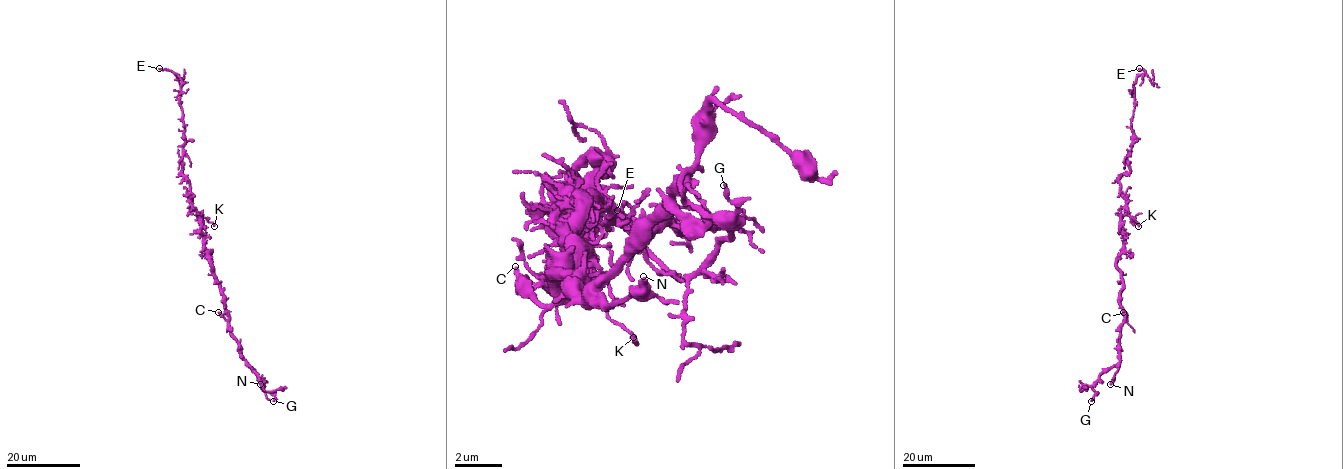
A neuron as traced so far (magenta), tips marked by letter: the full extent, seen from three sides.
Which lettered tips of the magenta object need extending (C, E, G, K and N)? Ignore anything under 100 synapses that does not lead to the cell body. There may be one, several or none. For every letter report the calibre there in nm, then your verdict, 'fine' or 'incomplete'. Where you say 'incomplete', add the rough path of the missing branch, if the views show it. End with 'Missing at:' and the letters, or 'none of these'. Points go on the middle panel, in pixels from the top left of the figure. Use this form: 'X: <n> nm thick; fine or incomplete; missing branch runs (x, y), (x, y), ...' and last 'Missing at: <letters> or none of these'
C: 240 nm thick; fine
E: 200 nm thick; incomplete; missing branch runs (617, 210), (524, 161), (507, 137), (459, 260)
G: 120 nm thick; fine
K: 140 nm thick; fine
N: 240 nm thick; fine
Missing at: E

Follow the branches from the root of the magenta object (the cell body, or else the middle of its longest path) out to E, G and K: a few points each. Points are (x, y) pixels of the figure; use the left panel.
E: (203, 237), (202, 218), (192, 205), (190, 183), (181, 172), (181, 80), (174, 72), (159, 68)
G: (203, 237), (203, 247), (224, 298), (230, 334), (264, 391), (273, 394), (273, 401)
K: (203, 237), (202, 219), (198, 215), (214, 226)

